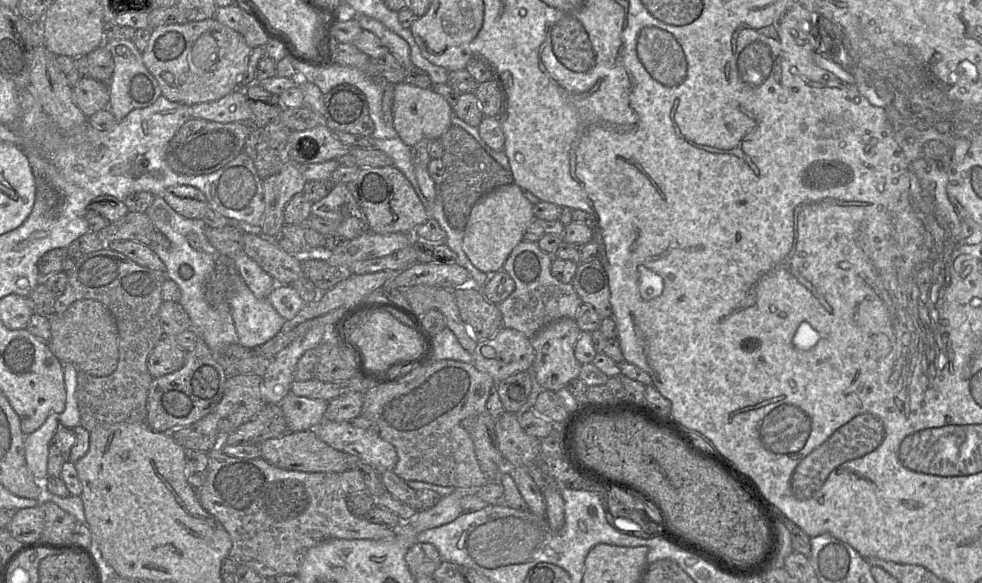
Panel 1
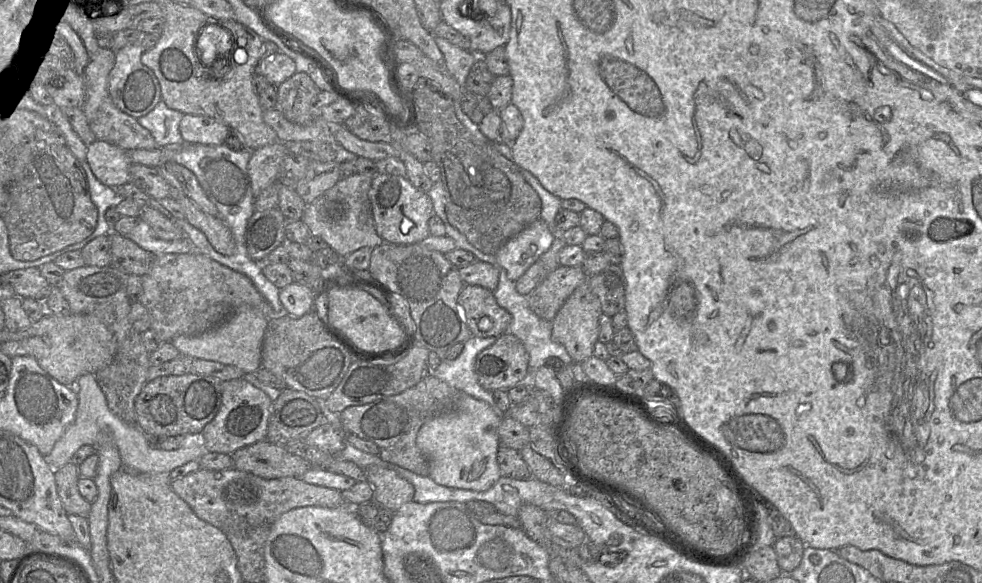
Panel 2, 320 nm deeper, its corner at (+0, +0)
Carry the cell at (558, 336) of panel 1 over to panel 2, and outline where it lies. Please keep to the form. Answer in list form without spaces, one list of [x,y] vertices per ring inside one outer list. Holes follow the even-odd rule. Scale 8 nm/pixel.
[[[588,277],[565,301],[552,321],[552,340],[565,347],[573,362],[582,363],[593,355],[599,336],[599,320],[603,314],[599,298],[592,292]]]

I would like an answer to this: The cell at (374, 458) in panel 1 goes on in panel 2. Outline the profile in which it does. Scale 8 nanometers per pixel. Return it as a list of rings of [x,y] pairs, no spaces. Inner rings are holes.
[[[371,465],[364,469],[365,479],[374,489],[374,501],[392,513],[413,501],[414,487],[393,469]]]

